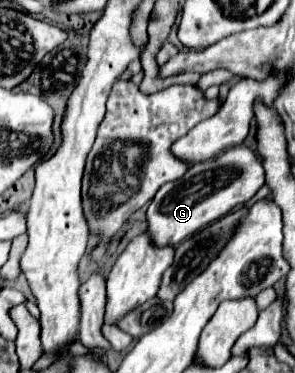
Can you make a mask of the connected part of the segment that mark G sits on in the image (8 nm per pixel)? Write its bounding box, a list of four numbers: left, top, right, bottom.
[147,147,265,247]

